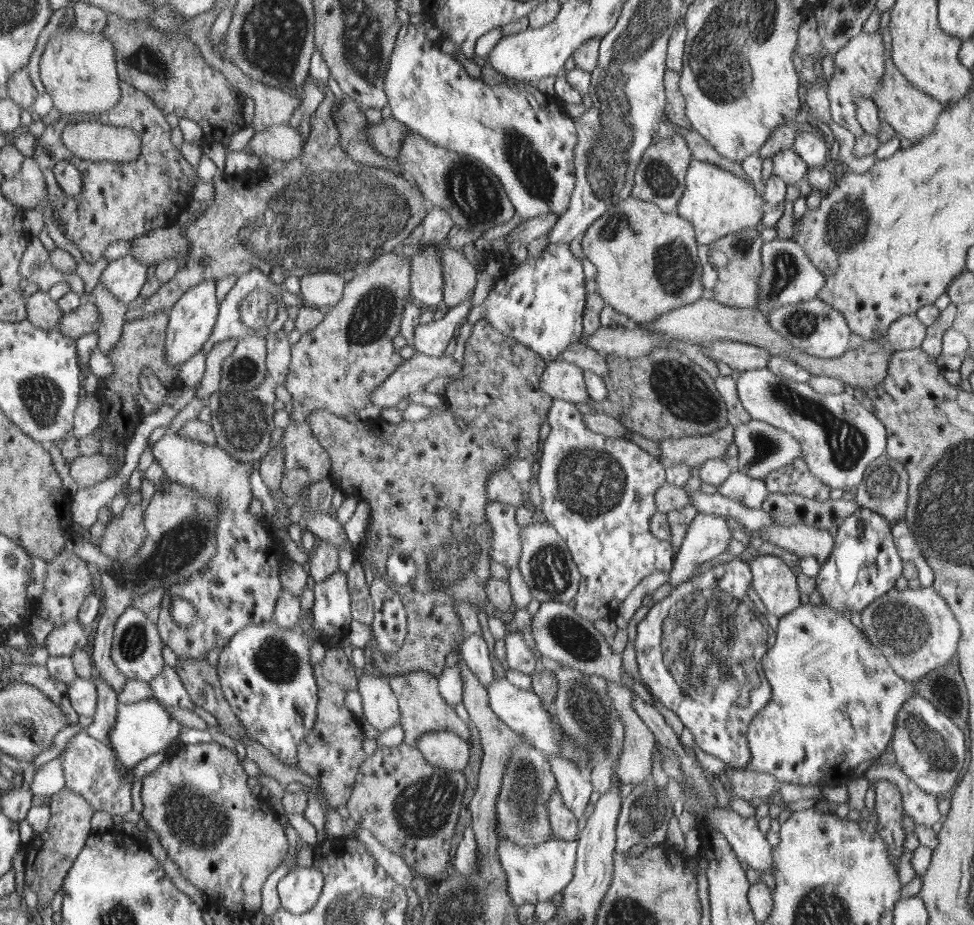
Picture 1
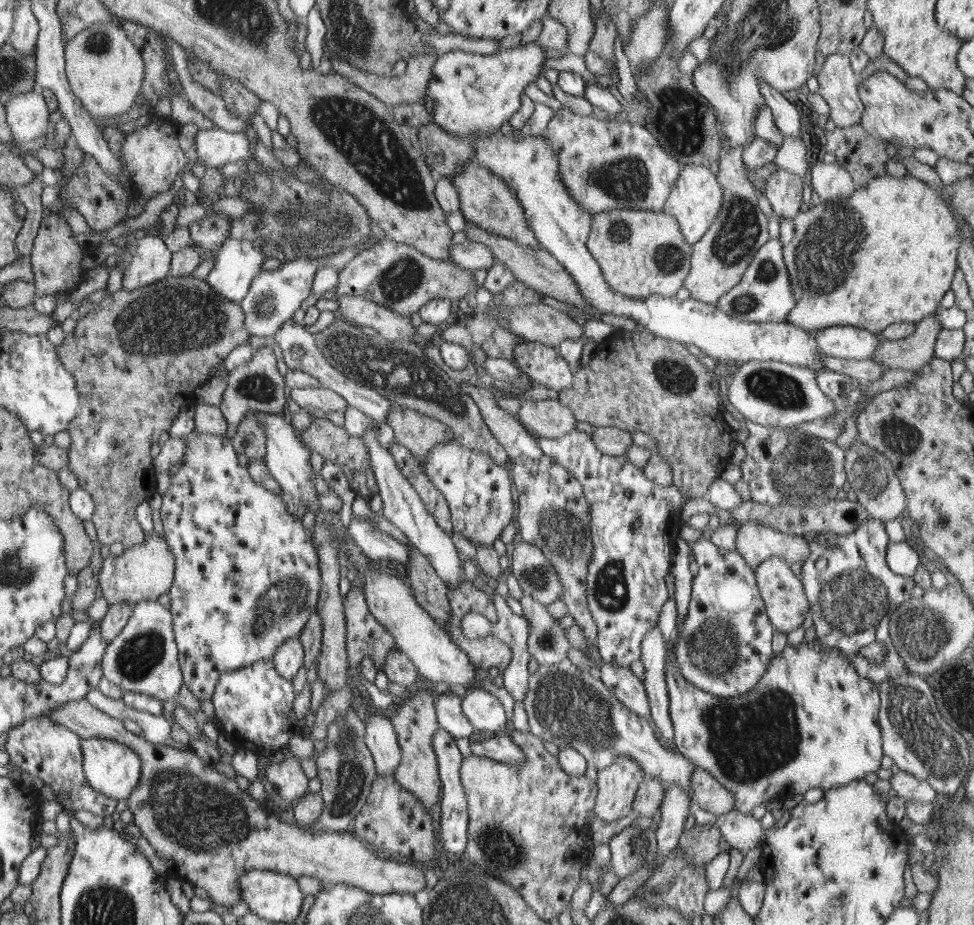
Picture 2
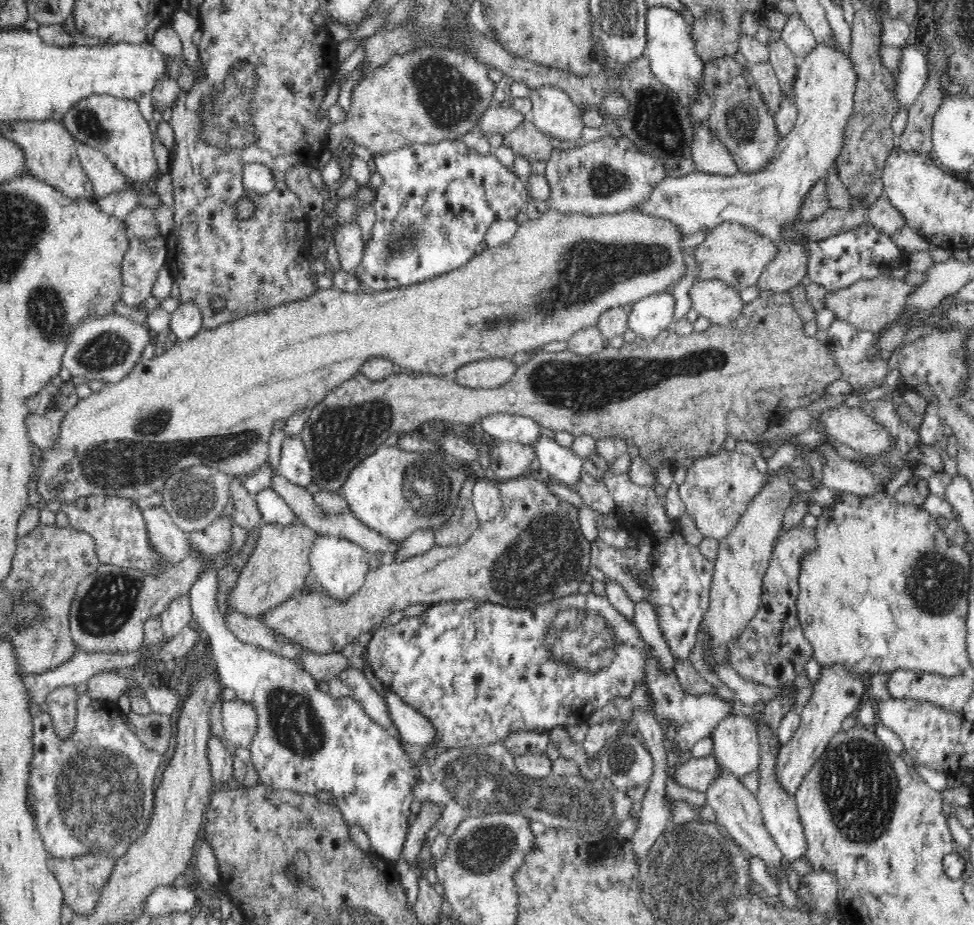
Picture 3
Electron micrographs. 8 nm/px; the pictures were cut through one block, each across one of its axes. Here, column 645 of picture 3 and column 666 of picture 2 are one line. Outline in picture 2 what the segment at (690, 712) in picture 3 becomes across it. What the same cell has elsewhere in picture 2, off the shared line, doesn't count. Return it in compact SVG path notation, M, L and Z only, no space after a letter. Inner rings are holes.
M816 640L812 642L802 641L798 645L788 643L782 652L774 657L773 662L769 664L769 669L765 672L761 682L746 695L740 695L736 698L714 696L714 694L710 694L710 692L690 684L686 678L681 676L681 670L677 668L678 664L674 660L672 649L674 649L674 644L672 644L672 648L670 648L669 655L665 661L665 679L666 687L668 687L669 715L673 726L675 750L680 751L682 755L693 761L697 768L708 771L718 783L726 787L734 795L734 809L736 811L748 815L751 814L754 806L762 804L764 800L768 800L768 798L772 798L772 796L776 796L780 792L788 793L788 790L790 790L790 795L792 795L792 790L794 790L794 794L799 793L804 795L810 788L820 788L826 791L830 790L830 788L838 788L838 786L850 784L854 780L863 780L864 776L868 776L868 774L872 774L872 772L876 772L880 768L883 748L878 722L881 703L879 683L874 683L870 679L860 677L855 666L850 663L850 657L844 655L845 652L836 649L835 646L826 646L818 643Z

